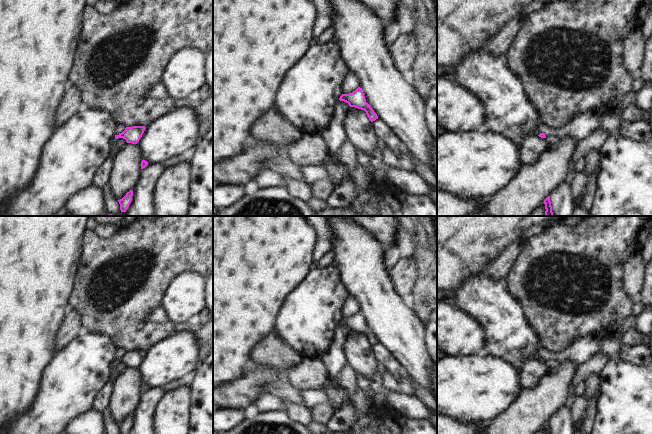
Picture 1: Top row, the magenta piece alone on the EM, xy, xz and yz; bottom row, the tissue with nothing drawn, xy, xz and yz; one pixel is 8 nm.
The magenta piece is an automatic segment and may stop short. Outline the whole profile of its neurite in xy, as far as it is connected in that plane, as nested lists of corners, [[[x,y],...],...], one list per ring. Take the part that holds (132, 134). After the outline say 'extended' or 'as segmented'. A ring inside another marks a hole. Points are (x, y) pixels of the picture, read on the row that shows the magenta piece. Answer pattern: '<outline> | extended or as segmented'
[[[132,126],[126,127],[125,130],[119,135],[115,135],[111,142],[110,154],[114,153],[115,143],[118,138],[123,138],[127,143],[137,144],[142,137],[146,127],[145,126]]] | extended

